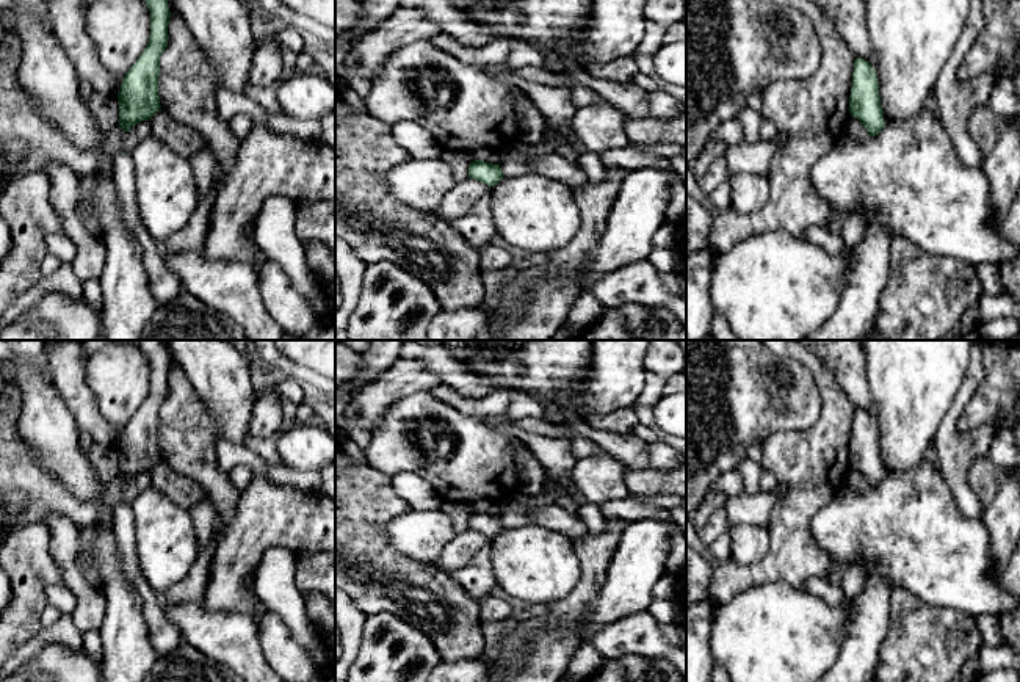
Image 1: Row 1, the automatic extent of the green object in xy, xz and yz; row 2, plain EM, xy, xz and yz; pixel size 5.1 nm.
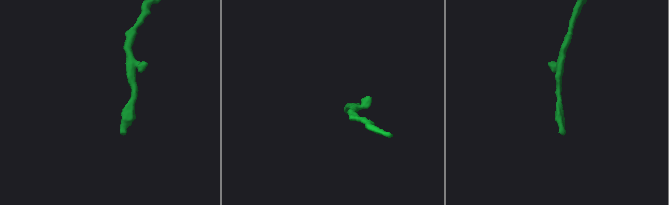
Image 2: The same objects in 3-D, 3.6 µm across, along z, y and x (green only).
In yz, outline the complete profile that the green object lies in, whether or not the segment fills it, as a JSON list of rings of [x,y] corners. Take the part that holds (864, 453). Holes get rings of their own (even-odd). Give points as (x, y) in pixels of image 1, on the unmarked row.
[[[863,409],[854,411],[849,464],[863,475],[868,488],[879,486],[885,477],[876,420]]]

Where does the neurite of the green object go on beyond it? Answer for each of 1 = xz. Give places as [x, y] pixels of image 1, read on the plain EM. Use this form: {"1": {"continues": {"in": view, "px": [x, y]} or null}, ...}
{"1": {"continues": null}}

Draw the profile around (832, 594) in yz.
[[[810,579],[805,583],[805,589],[813,596],[821,597],[829,605],[838,605],[848,597],[848,591],[843,586],[830,585],[827,579]]]

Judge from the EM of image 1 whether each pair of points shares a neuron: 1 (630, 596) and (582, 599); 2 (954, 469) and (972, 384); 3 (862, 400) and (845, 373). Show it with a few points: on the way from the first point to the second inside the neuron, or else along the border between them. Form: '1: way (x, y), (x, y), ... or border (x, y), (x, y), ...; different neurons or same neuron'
1: border (610, 563), (607, 579), (585, 618), (583, 632); different neurons
2: way (953, 449), (951, 419), (958, 405); same neuron
3: way (859, 394), (851, 380); same neuron

